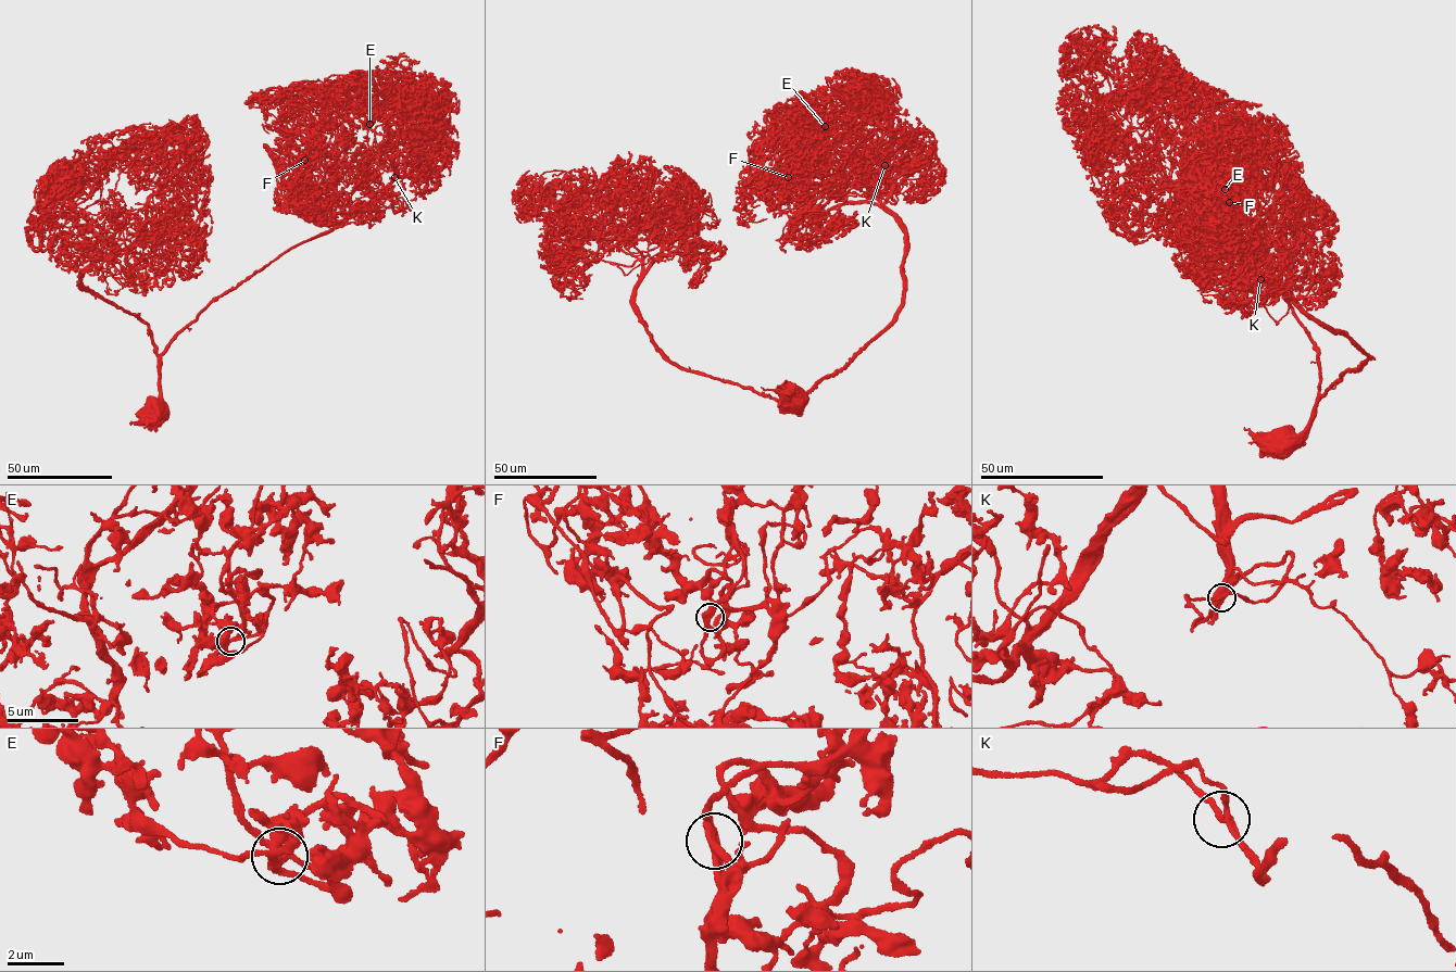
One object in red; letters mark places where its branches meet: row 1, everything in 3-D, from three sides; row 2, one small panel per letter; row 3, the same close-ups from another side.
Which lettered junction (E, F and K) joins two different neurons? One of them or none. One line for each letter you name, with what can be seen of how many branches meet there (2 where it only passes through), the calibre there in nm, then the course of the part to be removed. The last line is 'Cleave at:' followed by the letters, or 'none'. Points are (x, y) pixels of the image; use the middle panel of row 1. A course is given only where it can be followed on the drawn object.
Cleave at: none

